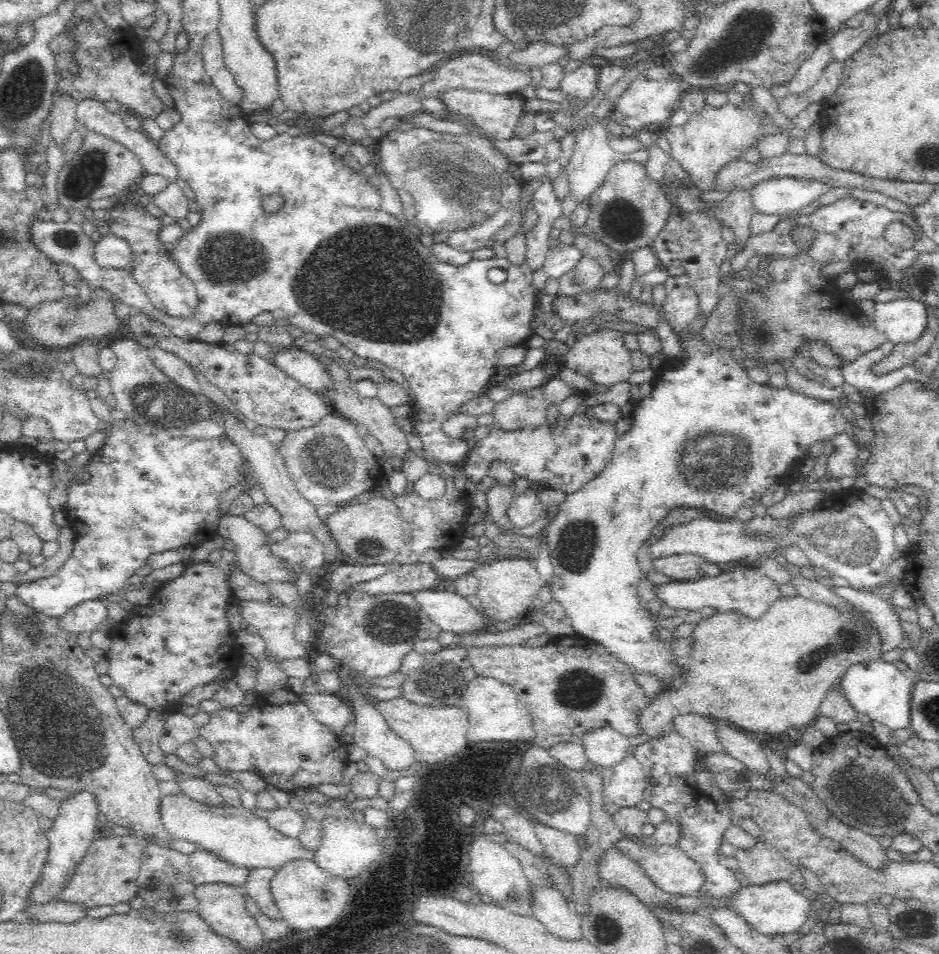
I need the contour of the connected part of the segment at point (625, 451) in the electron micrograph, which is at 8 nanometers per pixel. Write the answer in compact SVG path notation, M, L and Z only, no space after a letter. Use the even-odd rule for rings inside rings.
M695 333L693 335L683 336L679 337L679 342L681 342L681 346L683 348L684 357L676 358L674 359L675 362L678 362L674 368L670 366L670 368L667 368L666 370L662 370L660 374L655 375L654 379L652 380L653 384L653 390L651 394L648 396L648 398L642 398L638 400L635 404L633 404L633 411L631 412L632 419L634 419L634 426L632 426L632 430L628 432L628 434L624 434L622 438L617 438L615 440L613 450L611 452L610 460L606 463L606 466L602 469L602 472L592 480L589 480L584 486L582 486L581 489L575 490L571 493L566 493L566 498L564 498L564 502L562 502L559 506L558 515L556 516L556 519L548 526L546 529L546 538L548 542L548 550L551 557L551 565L553 566L553 572L554 575L552 576L552 585L551 585L551 594L554 600L557 600L564 608L565 608L565 616L570 620L570 624L572 625L572 628L574 628L575 632L580 635L586 636L586 638L595 641L598 645L602 646L604 649L606 649L611 654L614 654L616 658L619 660L622 660L625 664L628 664L631 666L631 669L639 670L639 671L648 671L650 673L654 673L654 675L658 675L658 677L662 678L662 682L667 684L669 683L670 676L673 677L675 675L675 672L678 671L678 668L680 668L681 661L673 662L672 656L671 656L671 643L667 642L666 640L659 640L658 637L656 637L656 628L655 628L655 620L650 617L650 611L642 608L640 606L640 603L638 602L638 597L636 597L636 590L637 586L642 581L642 573L641 569L639 568L638 562L637 562L637 553L639 552L639 549L643 546L645 541L649 538L651 535L653 529L655 526L659 525L663 522L665 517L674 509L676 508L698 508L698 509L704 509L708 510L711 513L714 513L714 515L718 516L719 519L729 519L736 516L736 512L738 512L741 507L748 507L751 509L751 507L755 504L758 504L762 494L765 492L766 489L768 489L773 484L788 484L789 481L792 480L792 478L788 477L786 472L790 469L794 469L798 461L802 460L805 456L806 450L808 450L808 447L811 444L816 444L816 442L825 442L828 440L828 446L830 443L830 438L832 438L835 434L840 434L842 432L845 432L848 426L846 426L847 422L845 421L844 417L841 414L841 411L838 409L838 403L835 402L829 402L824 401L822 399L816 399L814 397L808 397L806 395L803 395L802 393L798 393L796 391L791 390L787 385L783 387L782 389L773 388L770 385L766 384L760 384L752 381L750 377L747 374L747 369L742 365L742 363L738 363L732 357L730 351L728 350L722 350L721 348L716 348L715 346L709 346L709 344L703 344L701 340L699 340L699 333Z

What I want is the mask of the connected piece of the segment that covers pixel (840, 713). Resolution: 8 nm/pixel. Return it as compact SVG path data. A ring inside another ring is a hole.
M840 680L832 683L819 706L819 714L831 718L838 724L848 724L857 719L856 709L850 703L850 699L844 695Z

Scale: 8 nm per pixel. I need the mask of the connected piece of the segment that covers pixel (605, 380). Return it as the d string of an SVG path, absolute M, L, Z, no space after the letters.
M590 328L581 337L570 342L568 351L561 356L561 365L583 374L586 378L603 385L613 385L624 382L633 372L631 352L624 345L624 333L612 328L590 331Z

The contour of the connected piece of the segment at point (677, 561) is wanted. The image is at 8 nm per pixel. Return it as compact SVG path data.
M672 554L672 556L654 559L654 571L670 576L674 581L694 581L701 579L701 571L705 559L696 554Z

